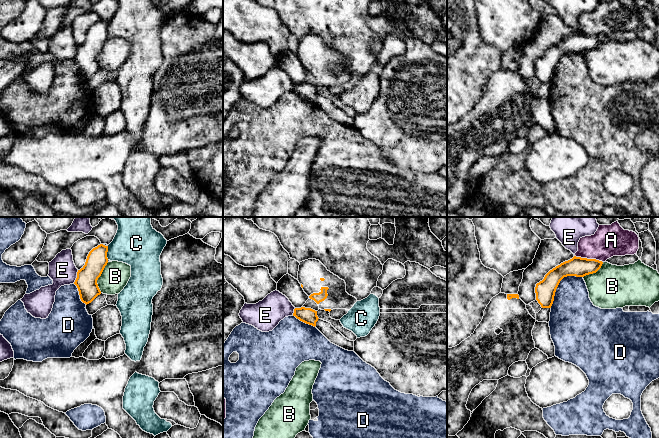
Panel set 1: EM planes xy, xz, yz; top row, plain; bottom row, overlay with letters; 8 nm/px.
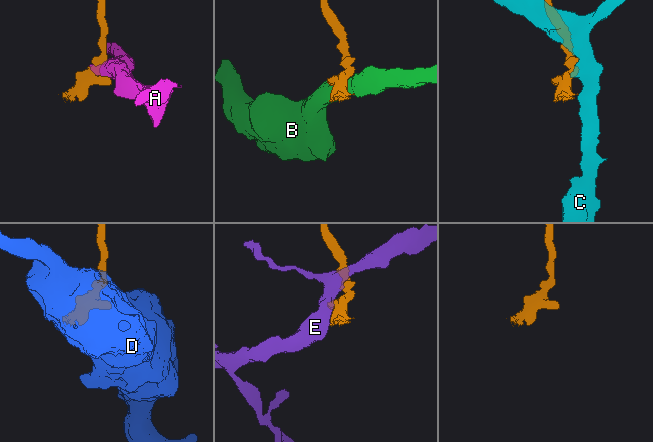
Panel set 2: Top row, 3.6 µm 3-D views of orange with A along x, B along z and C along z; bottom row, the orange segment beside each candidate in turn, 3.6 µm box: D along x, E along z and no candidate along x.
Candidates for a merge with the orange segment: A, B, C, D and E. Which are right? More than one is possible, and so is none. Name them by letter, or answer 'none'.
none

